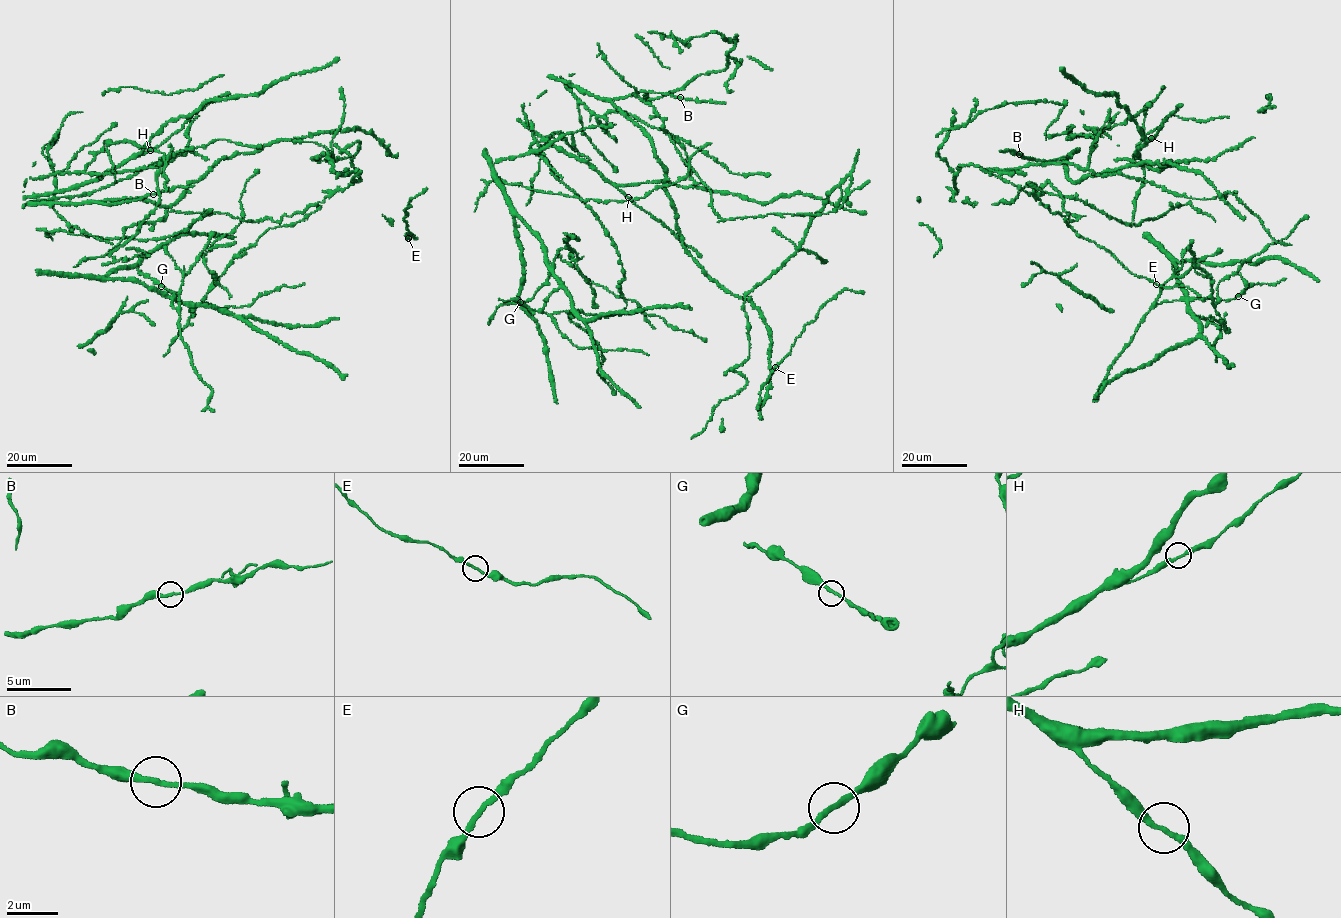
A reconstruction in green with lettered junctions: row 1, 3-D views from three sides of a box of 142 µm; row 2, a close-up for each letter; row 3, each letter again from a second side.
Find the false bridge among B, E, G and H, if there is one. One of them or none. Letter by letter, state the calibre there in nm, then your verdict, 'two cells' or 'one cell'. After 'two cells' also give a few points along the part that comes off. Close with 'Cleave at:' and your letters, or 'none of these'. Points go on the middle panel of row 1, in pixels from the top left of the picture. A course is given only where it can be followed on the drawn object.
B: calibre 220 nm; one cell
E: calibre 200 nm; one cell
G: calibre 220 nm; one cell
H: calibre 240 nm; one cell
Cleave at: none of these

